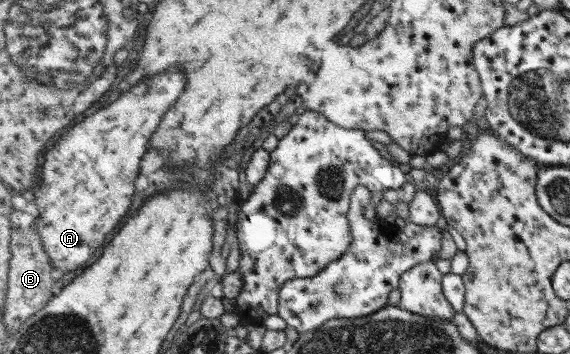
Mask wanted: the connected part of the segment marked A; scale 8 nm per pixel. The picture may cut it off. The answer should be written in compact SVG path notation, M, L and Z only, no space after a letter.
M185 73L158 75L159 77L142 79L137 85L126 89L117 100L82 119L47 150L42 180L38 188L34 189L35 203L40 212L36 226L39 228L45 251L58 274L85 267L83 265L97 253L101 243L105 243L107 235L115 231L113 227L117 227L127 215L127 209L131 207L133 195L136 193L135 179L141 173L143 156L149 151L148 145L157 133L163 115L170 111L171 105L175 105L187 83Z

